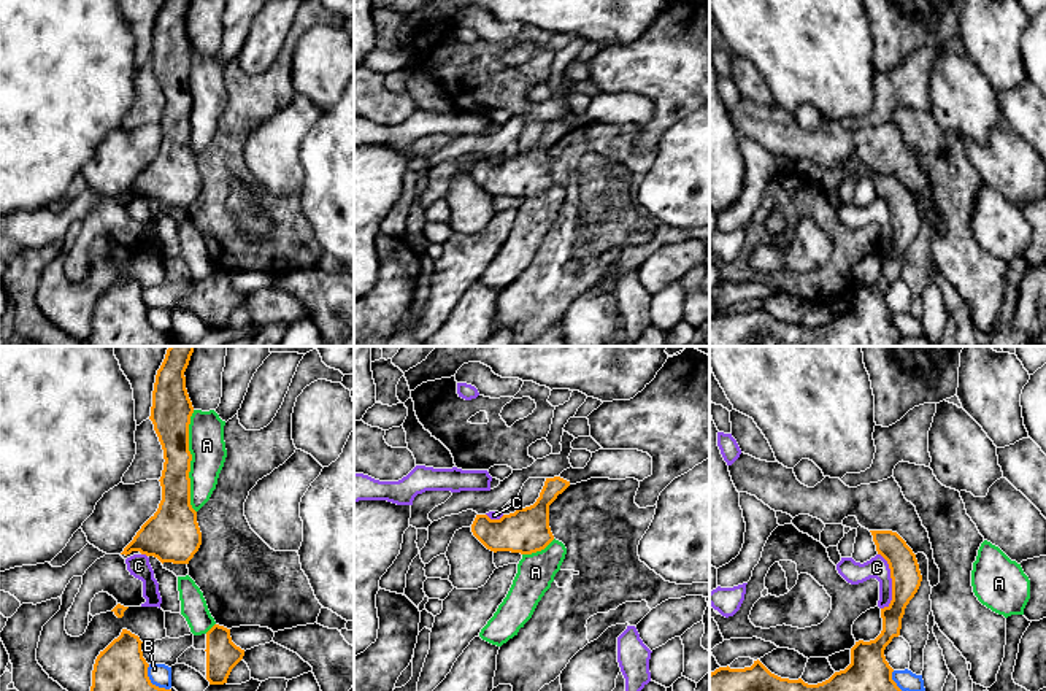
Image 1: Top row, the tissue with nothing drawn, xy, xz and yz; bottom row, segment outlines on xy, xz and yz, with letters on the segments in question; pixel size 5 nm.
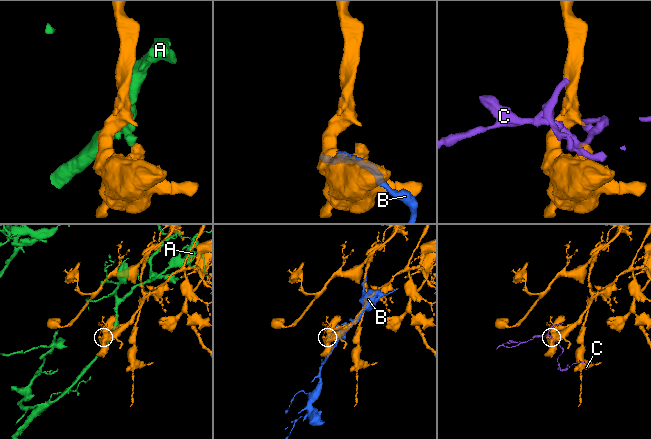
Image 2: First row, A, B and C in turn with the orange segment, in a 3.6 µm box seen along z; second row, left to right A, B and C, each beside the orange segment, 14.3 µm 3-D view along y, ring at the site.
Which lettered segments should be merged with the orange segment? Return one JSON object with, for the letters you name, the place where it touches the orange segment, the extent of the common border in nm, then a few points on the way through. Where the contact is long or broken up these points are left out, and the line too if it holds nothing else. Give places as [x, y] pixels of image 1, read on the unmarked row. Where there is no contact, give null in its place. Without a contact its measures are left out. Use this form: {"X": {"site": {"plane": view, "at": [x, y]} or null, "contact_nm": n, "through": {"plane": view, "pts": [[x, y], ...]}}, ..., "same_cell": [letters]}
{"same_cell": []}

